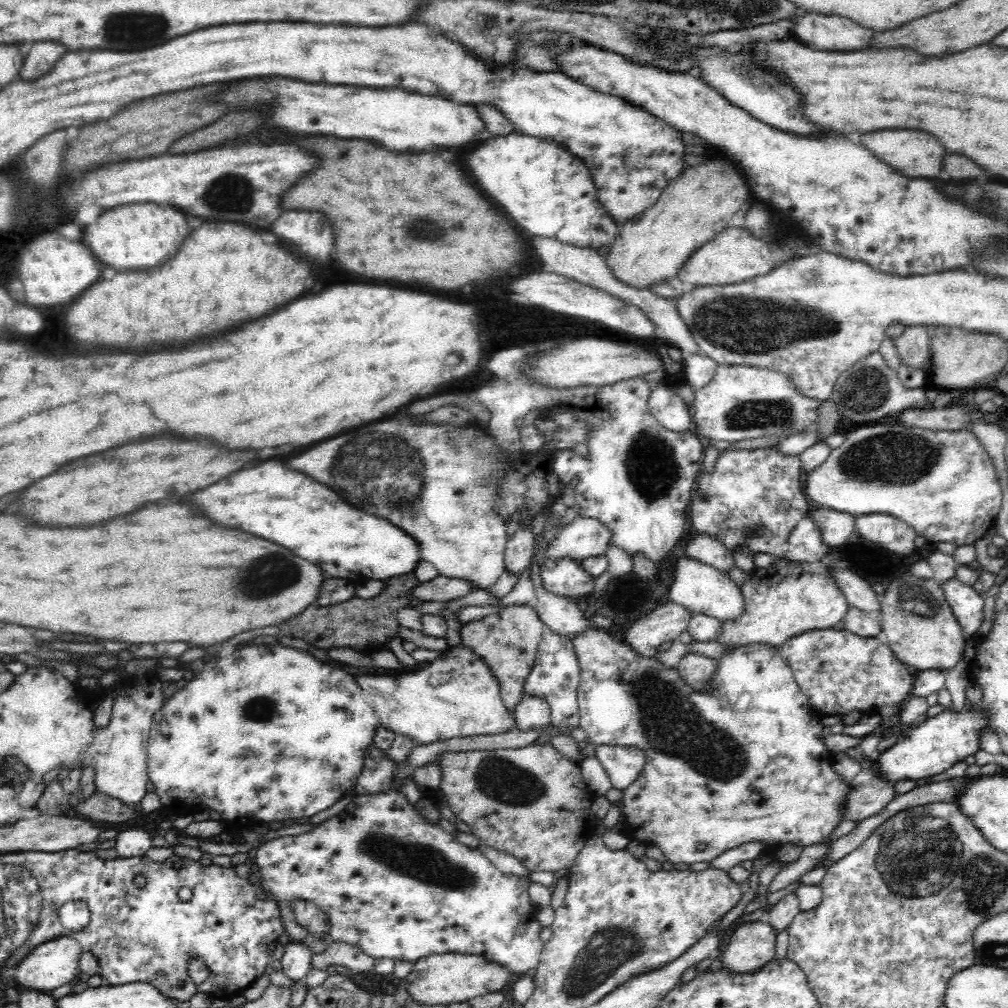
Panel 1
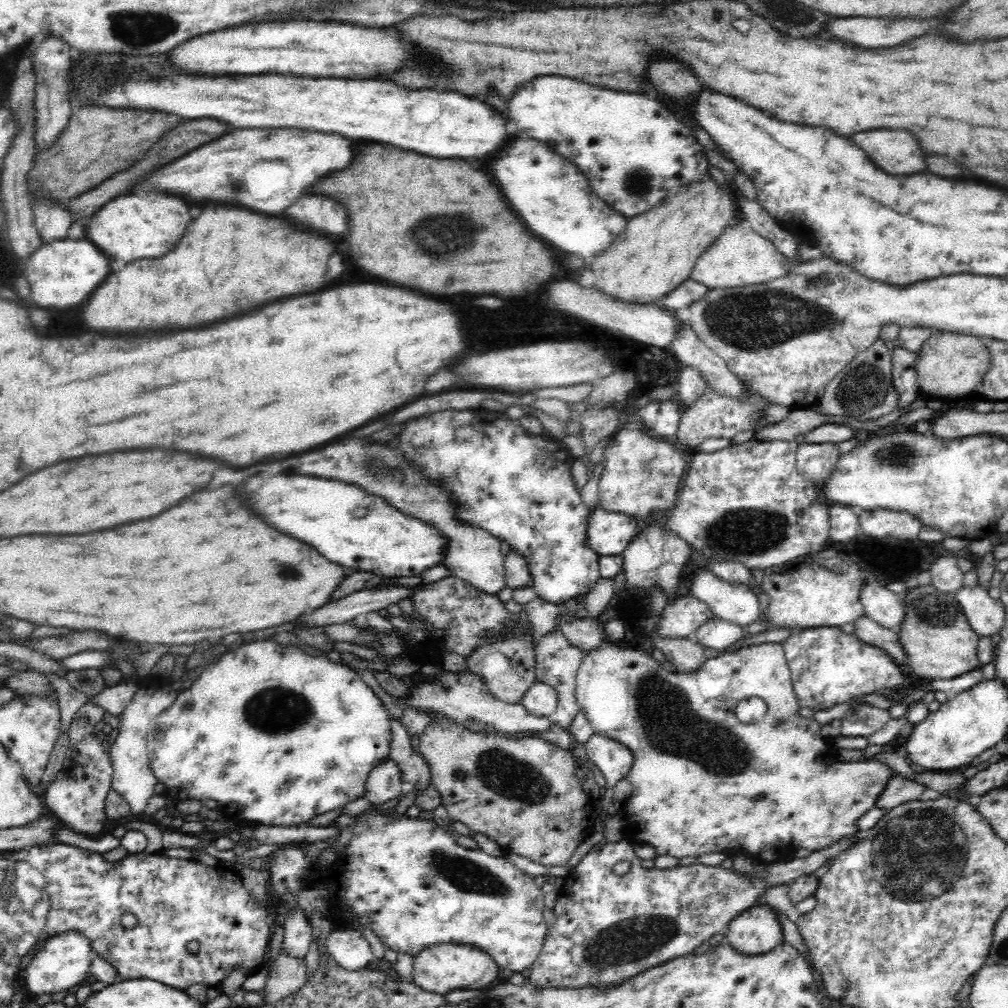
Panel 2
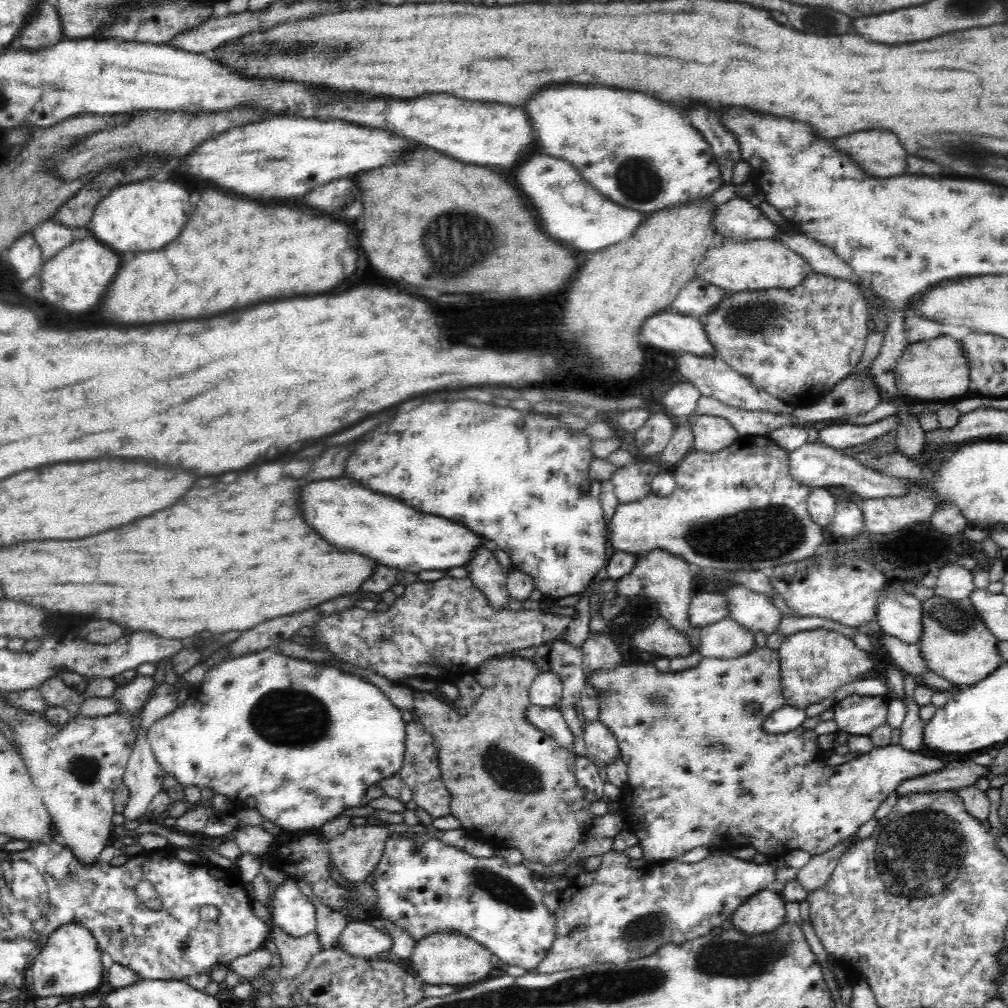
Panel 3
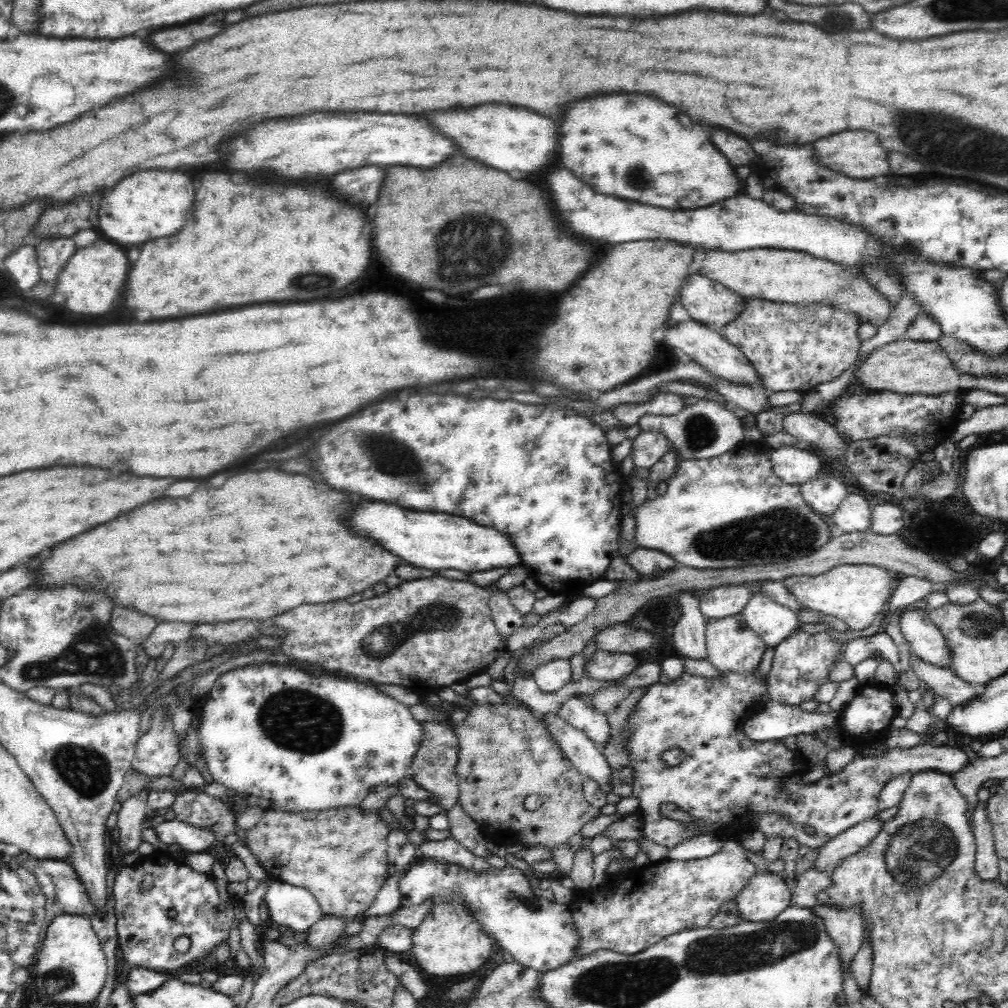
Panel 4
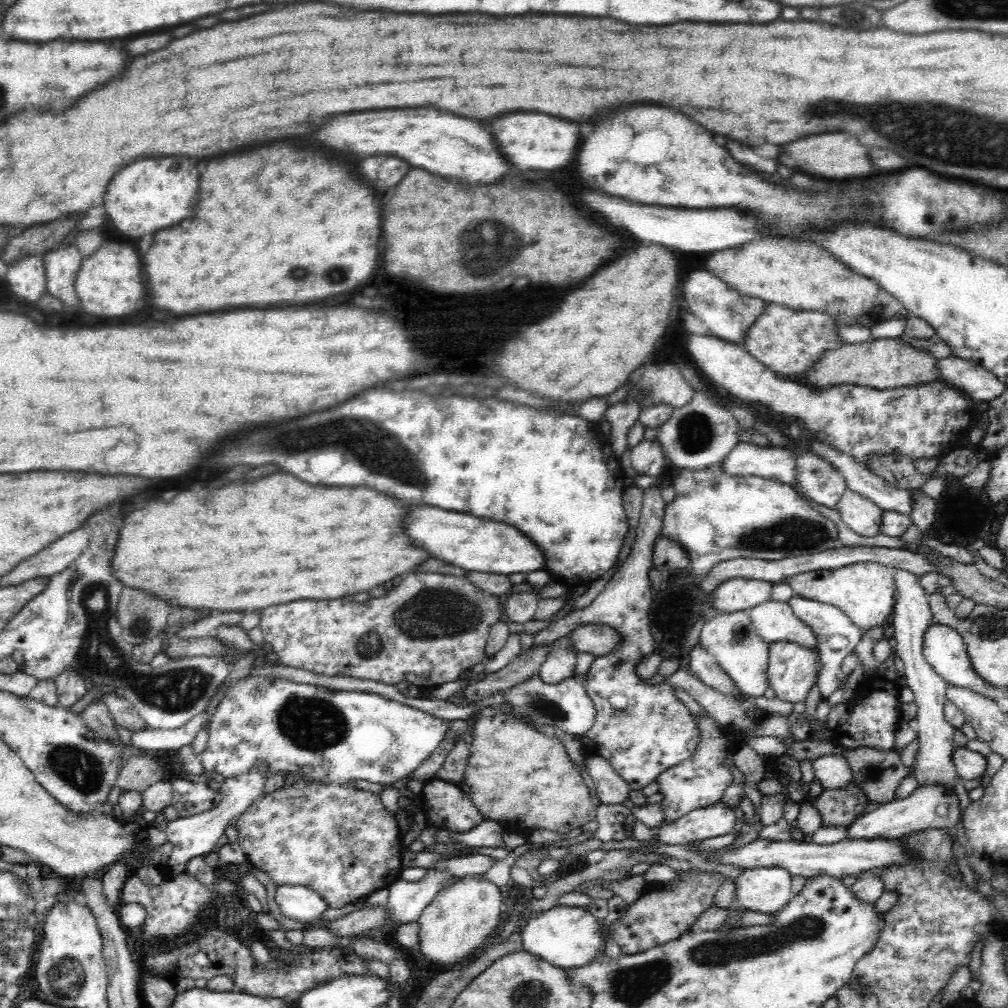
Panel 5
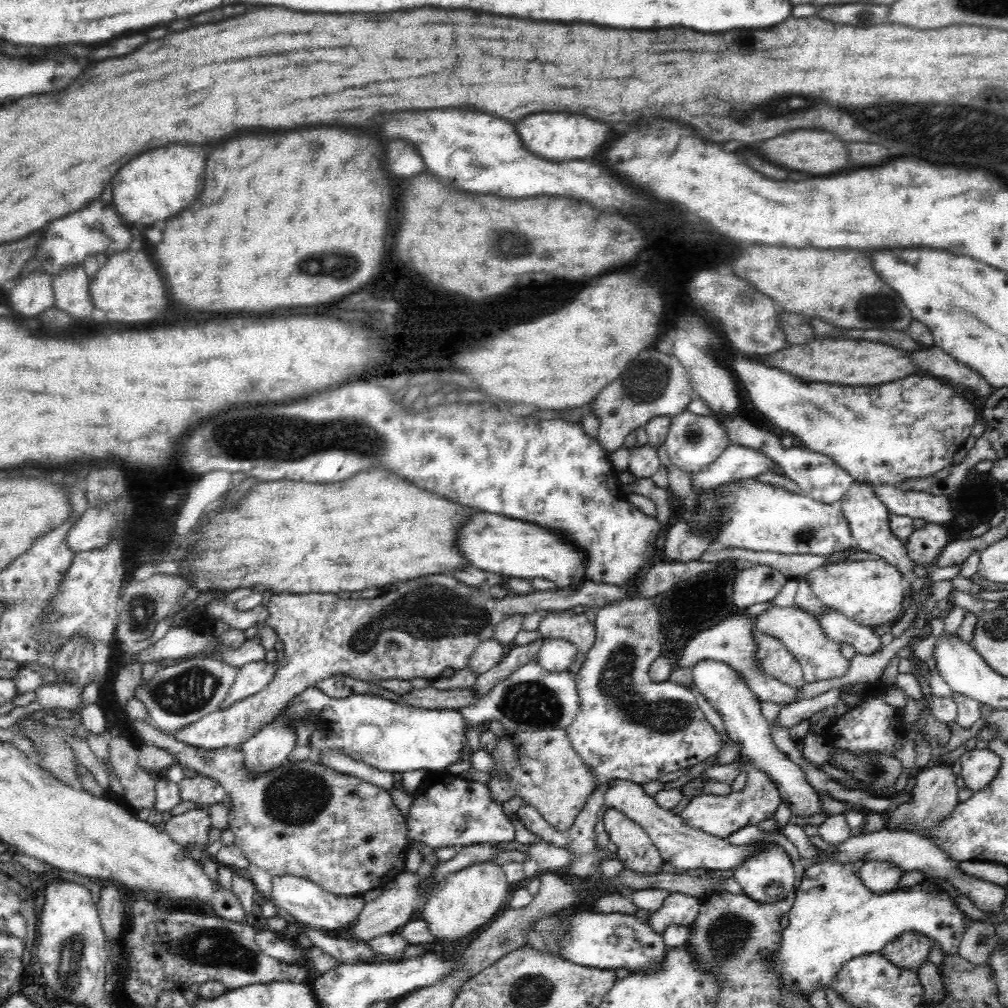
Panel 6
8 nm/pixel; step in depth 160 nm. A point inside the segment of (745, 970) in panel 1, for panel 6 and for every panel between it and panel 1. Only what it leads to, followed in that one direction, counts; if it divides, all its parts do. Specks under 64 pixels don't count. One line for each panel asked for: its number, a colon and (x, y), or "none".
2: (757, 931)
3: (764, 912)
4: (765, 897)
5: (766, 890)
6: (767, 878)

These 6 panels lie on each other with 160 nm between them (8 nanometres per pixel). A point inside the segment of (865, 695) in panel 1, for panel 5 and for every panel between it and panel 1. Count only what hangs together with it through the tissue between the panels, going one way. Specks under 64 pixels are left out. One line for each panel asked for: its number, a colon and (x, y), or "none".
2: (828, 667)
3: (815, 663)
4: (801, 664)
5: (792, 670)

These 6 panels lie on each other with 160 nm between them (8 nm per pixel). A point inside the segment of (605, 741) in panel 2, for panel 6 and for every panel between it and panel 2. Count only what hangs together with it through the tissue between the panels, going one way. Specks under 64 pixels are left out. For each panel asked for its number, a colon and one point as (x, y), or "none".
3: (599, 741)
4: (578, 711)
5: (566, 705)
6: (531, 698)

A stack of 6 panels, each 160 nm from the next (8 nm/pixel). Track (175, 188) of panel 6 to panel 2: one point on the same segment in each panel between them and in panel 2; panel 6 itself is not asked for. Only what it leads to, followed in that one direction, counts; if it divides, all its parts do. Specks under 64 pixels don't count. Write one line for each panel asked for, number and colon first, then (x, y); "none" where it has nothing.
2: (130, 227)
3: (142, 216)
4: (155, 204)
5: (150, 195)

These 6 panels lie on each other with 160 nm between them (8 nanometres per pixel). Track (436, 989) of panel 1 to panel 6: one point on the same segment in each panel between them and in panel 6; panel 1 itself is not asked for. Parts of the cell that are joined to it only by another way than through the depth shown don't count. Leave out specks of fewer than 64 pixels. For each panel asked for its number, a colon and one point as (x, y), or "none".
2: (440, 969)
3: (441, 959)
4: (448, 943)
5: (461, 919)
6: (467, 901)

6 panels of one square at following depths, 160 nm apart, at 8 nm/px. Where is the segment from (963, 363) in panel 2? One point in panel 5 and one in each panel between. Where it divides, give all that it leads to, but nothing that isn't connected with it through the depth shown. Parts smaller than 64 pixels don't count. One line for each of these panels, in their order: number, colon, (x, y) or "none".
3: (937, 369)
4: (907, 367)
5: (884, 364)

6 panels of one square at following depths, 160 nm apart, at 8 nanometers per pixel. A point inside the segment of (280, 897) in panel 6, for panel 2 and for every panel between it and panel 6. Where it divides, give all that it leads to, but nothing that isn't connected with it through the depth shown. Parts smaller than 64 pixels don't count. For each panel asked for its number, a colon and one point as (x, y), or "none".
2: (297, 938)
3: (294, 913)
4: (294, 909)
5: (301, 903)

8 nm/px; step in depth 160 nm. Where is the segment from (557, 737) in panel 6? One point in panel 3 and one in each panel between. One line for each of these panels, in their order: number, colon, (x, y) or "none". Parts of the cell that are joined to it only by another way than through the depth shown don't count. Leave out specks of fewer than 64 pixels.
3: (512, 785)
4: (505, 753)
5: (518, 777)

